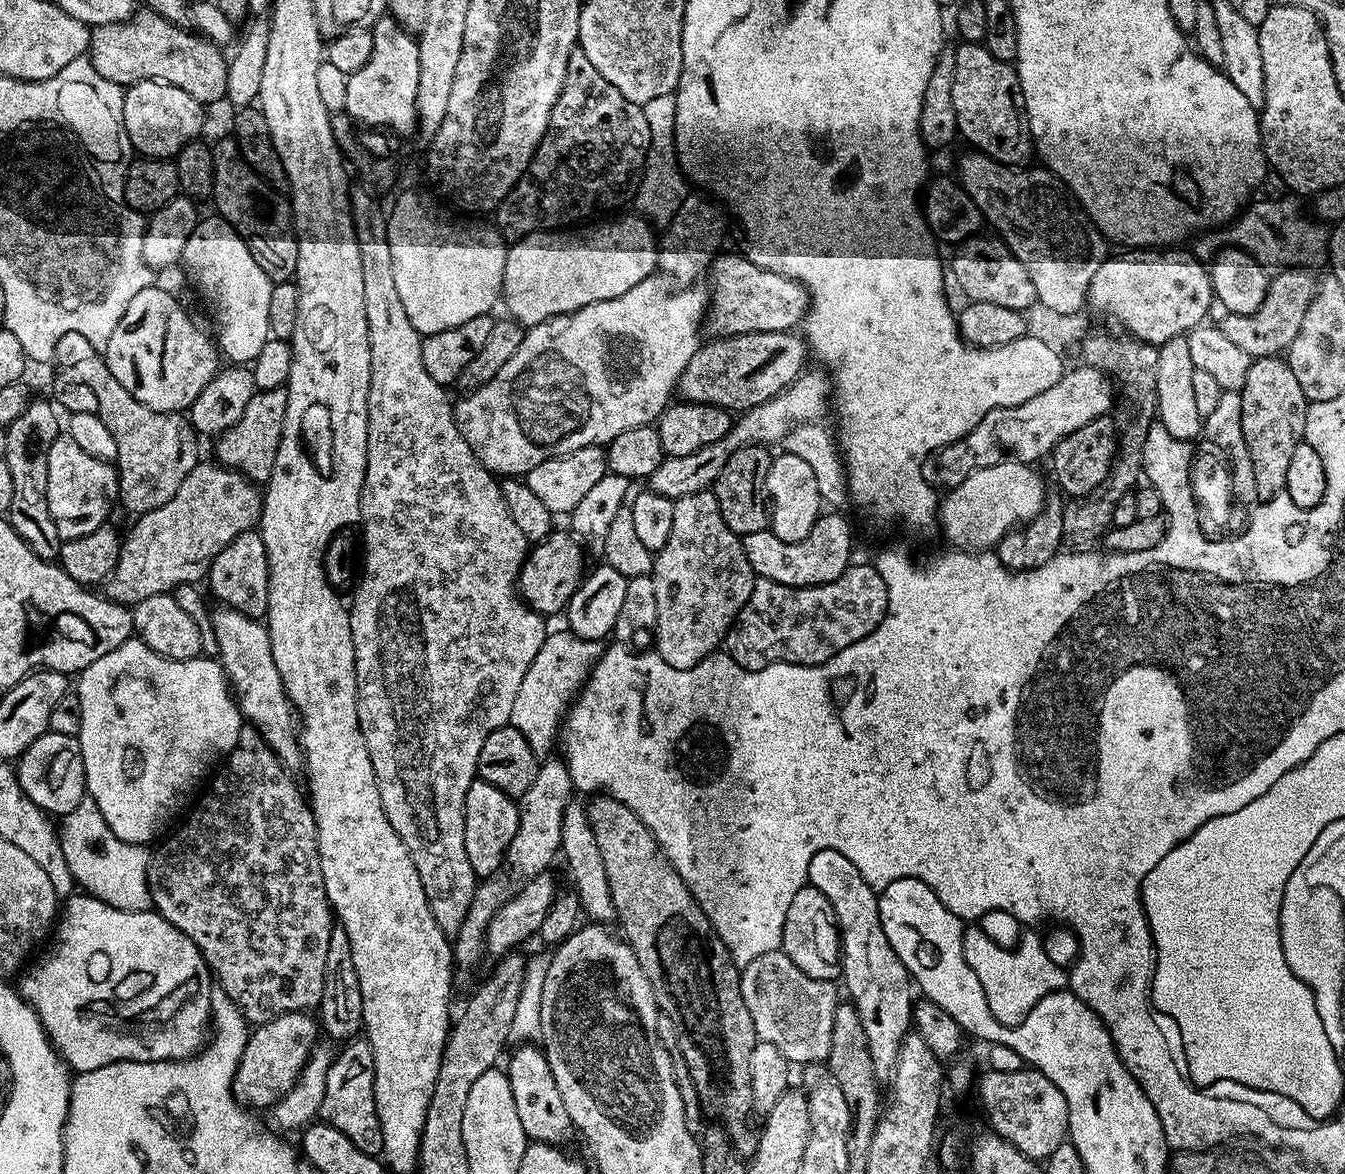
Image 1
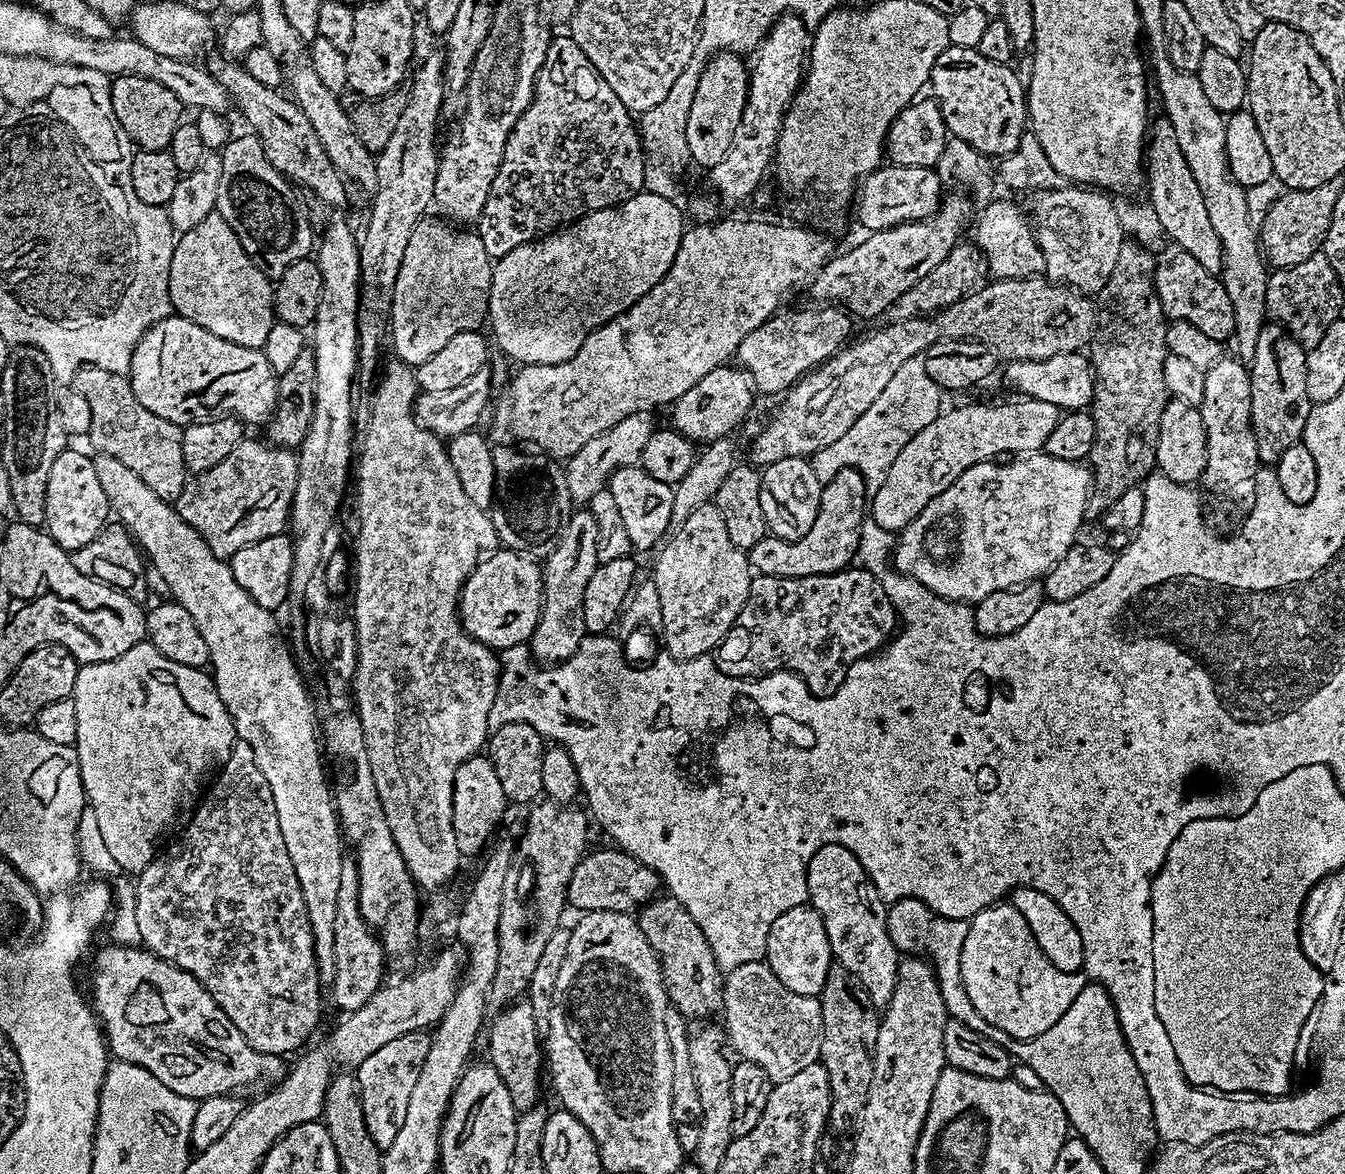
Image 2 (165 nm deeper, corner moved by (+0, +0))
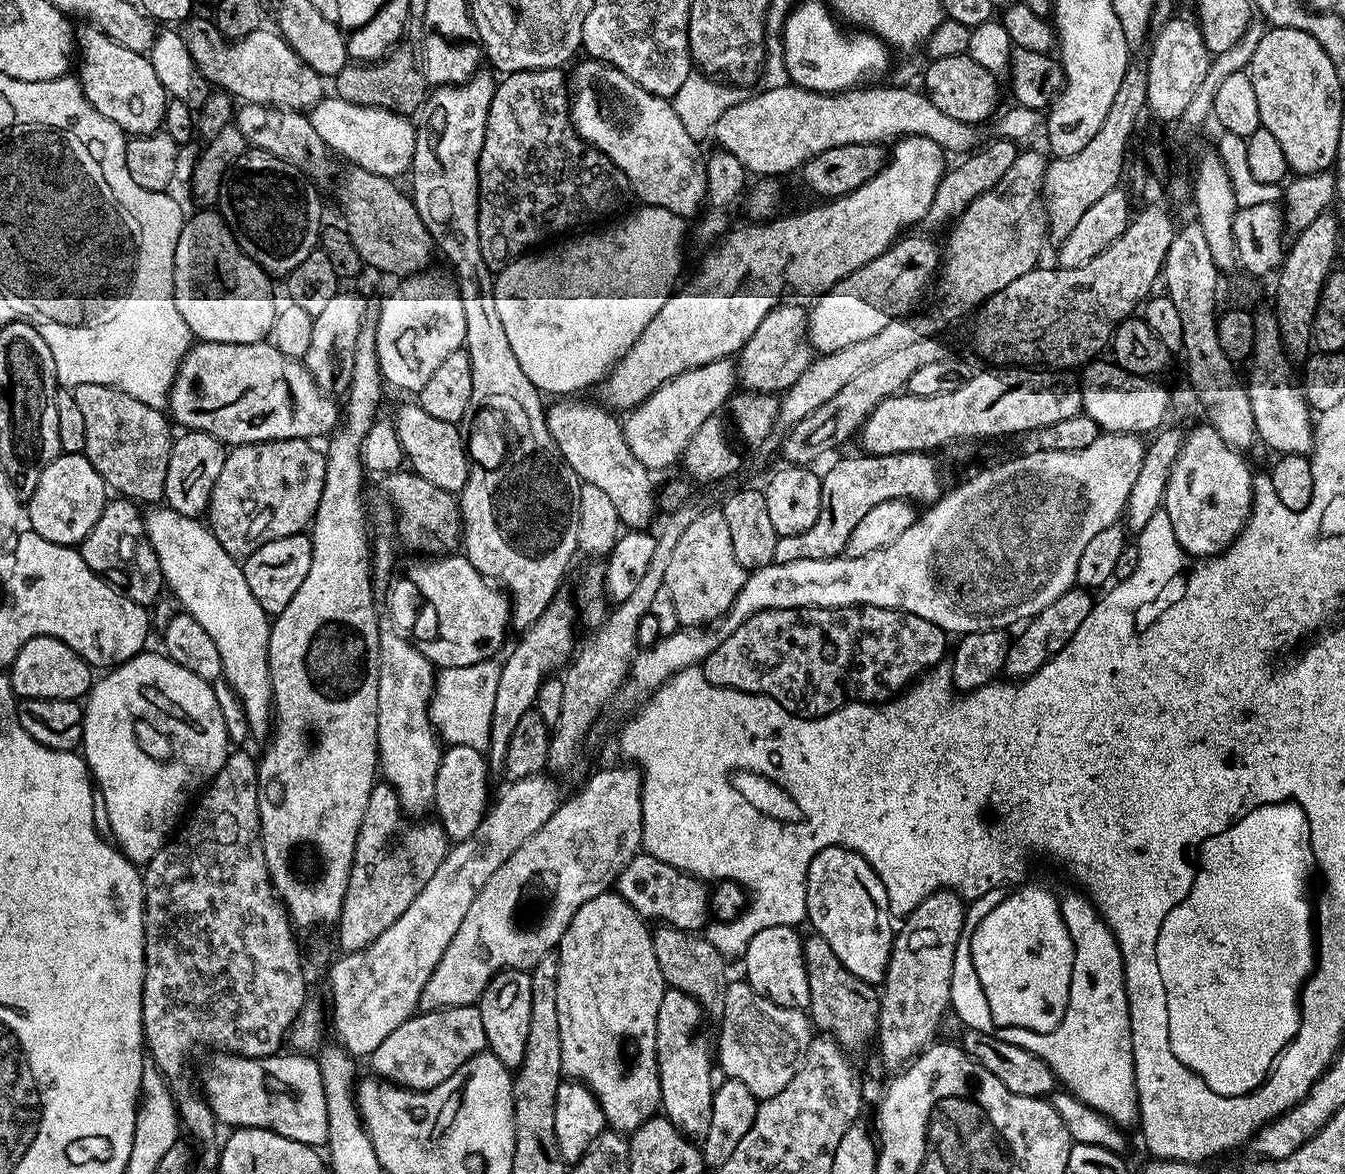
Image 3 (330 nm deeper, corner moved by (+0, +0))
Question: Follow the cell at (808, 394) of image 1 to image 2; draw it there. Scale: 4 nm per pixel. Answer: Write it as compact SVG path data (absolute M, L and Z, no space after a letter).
M1047 278L1031 280L992 280L977 287L958 302L946 306L940 312L917 314L908 320L894 320L885 323L885 328L864 336L861 340L853 339L840 349L835 356L824 361L819 368L814 368L800 377L787 392L783 393L780 409L768 420L768 425L752 440L752 460L756 466L767 466L782 462L782 458L810 458L818 450L838 442L866 409L882 394L882 389L890 383L890 377L898 371L898 366L906 358L914 358L927 352L930 346L942 340L978 340L987 344L997 357L1005 361L1045 360L1054 358L1054 354L1081 351L1091 341L1098 323L1098 308L1087 295L1073 289L1053 284Z

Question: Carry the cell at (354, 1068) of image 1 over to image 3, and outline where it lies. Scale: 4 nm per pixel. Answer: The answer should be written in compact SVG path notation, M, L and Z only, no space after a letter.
M476 1004L457 1008L440 1008L436 1012L420 1012L410 1017L394 1034L382 1041L370 1057L379 1079L410 1088L414 1092L428 1092L446 1082L458 1066L487 1049L486 1030L482 1030L482 1014Z

